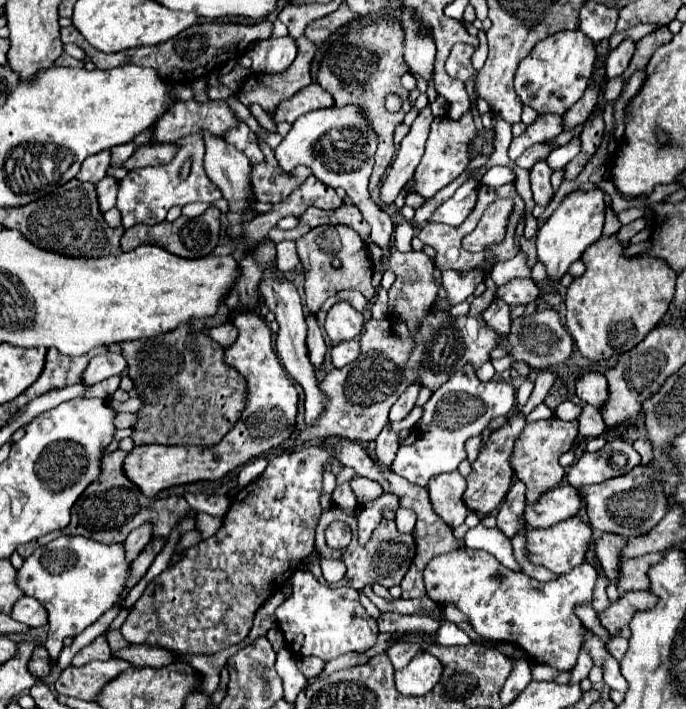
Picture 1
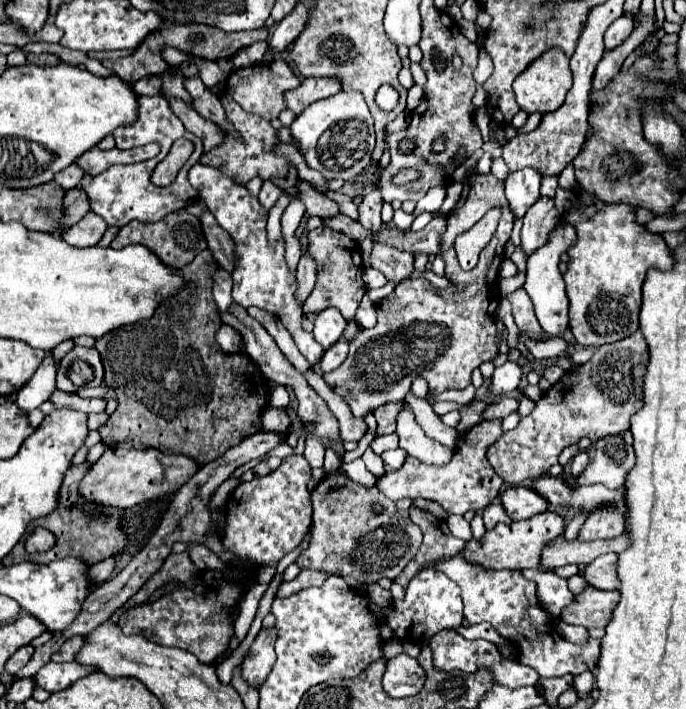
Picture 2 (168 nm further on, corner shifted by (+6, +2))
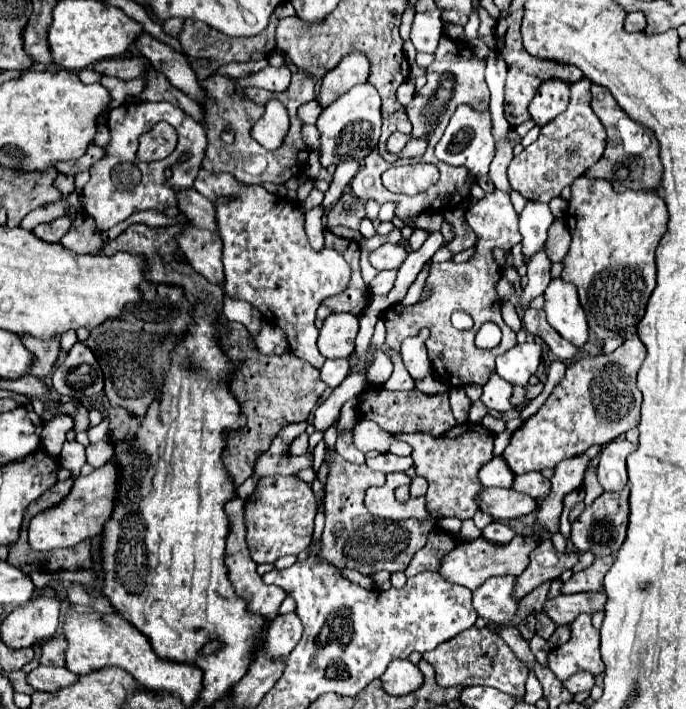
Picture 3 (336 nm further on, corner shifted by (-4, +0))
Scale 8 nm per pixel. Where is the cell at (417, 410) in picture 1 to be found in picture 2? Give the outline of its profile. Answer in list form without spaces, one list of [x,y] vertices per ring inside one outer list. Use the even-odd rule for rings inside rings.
[[[469,385],[469,387],[465,387],[463,391],[461,389],[447,389],[445,393],[441,393],[439,395],[435,395],[433,399],[427,398],[429,403],[432,405],[435,401],[455,401],[457,405],[469,405],[473,399],[475,399],[476,388],[473,385]]]

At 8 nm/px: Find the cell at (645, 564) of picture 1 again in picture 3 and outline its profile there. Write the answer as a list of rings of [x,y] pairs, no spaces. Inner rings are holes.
[[[613,555],[597,557],[593,565],[585,571],[573,573],[569,581],[563,583],[563,593],[581,593],[581,591],[603,591],[603,577],[613,563]]]

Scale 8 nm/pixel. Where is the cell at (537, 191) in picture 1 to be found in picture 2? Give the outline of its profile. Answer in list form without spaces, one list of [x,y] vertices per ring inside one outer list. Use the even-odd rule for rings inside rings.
[[[541,197],[523,217],[523,229],[521,229],[521,251],[525,257],[533,255],[537,247],[545,245],[549,241],[551,231],[557,227],[559,213],[555,209],[553,199]]]

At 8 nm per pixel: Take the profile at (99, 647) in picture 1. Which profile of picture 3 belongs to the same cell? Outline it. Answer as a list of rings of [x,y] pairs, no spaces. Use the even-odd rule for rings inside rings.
[[[55,635],[47,641],[43,641],[43,653],[41,653],[41,665],[65,665],[65,649],[67,649],[67,639],[61,635]]]

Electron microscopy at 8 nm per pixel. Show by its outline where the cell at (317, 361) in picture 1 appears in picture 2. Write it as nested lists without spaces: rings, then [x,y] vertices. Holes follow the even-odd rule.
[[[307,251],[301,253],[299,265],[297,265],[297,281],[299,281],[299,301],[303,303],[305,297],[311,293],[313,285],[315,285],[315,277],[317,277],[317,269],[315,269],[315,261],[313,257],[309,257]]]

